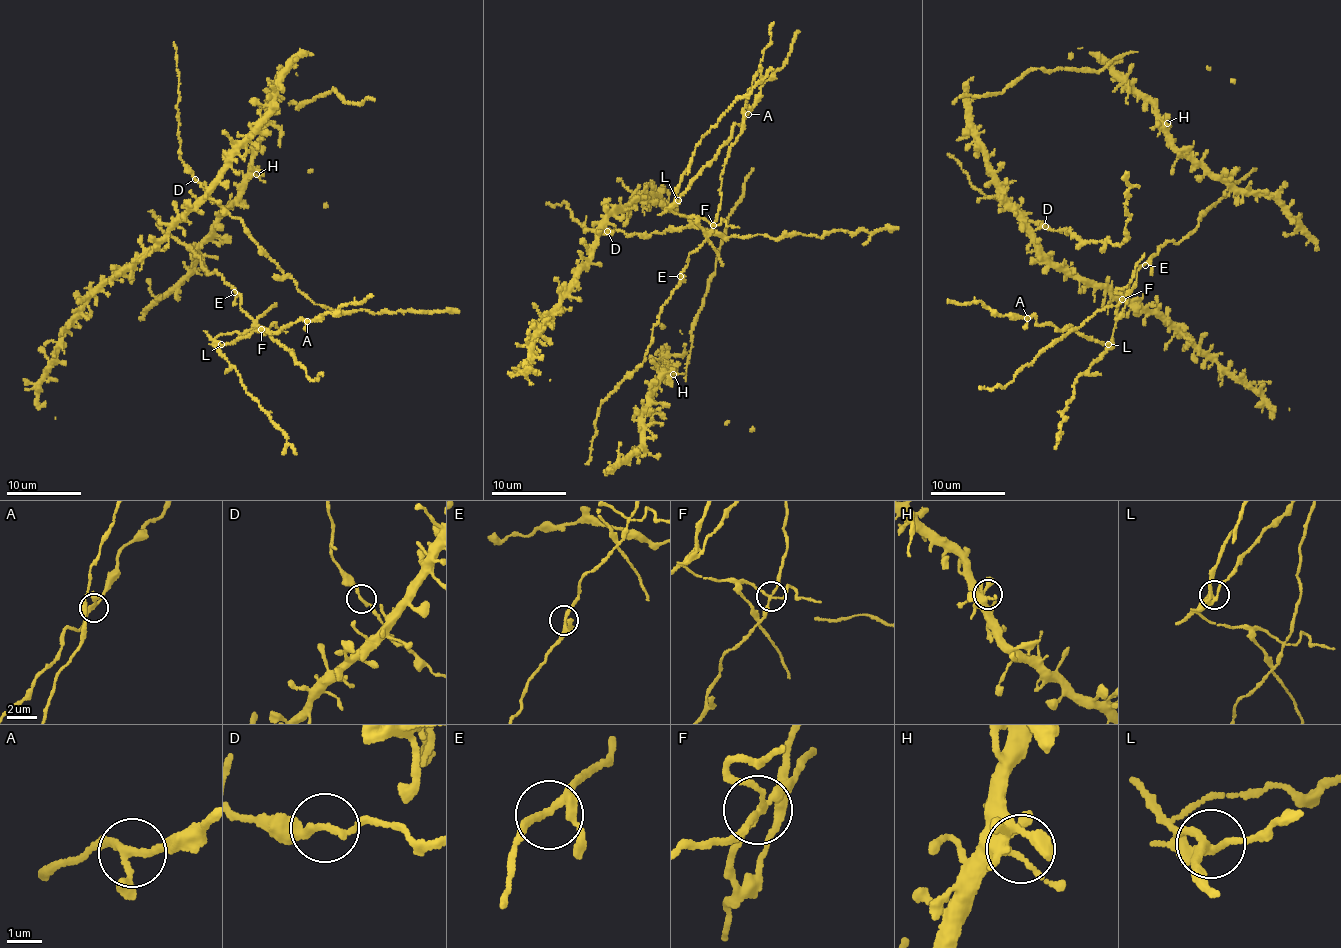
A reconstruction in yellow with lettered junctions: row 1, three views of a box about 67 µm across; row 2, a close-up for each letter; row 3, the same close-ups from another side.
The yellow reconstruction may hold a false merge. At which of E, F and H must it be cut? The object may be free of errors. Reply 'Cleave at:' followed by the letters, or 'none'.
Cleave at: F

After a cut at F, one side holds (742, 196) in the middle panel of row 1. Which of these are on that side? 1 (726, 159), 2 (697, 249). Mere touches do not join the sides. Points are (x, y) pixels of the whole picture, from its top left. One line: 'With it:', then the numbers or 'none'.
With it: 1, 2

